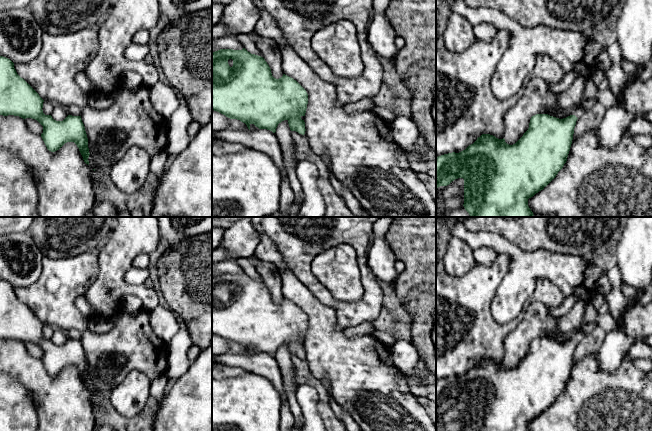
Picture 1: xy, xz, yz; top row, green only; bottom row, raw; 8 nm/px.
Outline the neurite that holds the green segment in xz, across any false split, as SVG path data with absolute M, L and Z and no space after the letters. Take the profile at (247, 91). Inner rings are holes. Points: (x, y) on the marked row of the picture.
M245 48L242 50L233 50L233 49L220 49L218 51L212 52L212 110L217 111L230 119L237 119L245 123L250 130L250 125L254 124L259 129L267 129L276 132L276 128L279 123L284 120L288 121L291 131L296 131L299 134L305 134L305 122L301 119L302 116L305 116L306 109L308 104L308 94L306 90L293 78L283 74L279 79L276 79L272 76L271 69L265 59L261 56L251 54Z

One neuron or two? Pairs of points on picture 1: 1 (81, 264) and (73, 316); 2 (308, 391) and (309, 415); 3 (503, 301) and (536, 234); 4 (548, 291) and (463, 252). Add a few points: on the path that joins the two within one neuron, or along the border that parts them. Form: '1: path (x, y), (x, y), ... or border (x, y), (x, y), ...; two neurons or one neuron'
1: path (72, 277), (69, 280), (69, 303); one neuron
2: path (308, 397), (309, 409); one neuron
3: border (507, 239), (526, 251), (551, 251); two neurons
4: border (475, 263), (466, 273), (454, 276); two neurons

